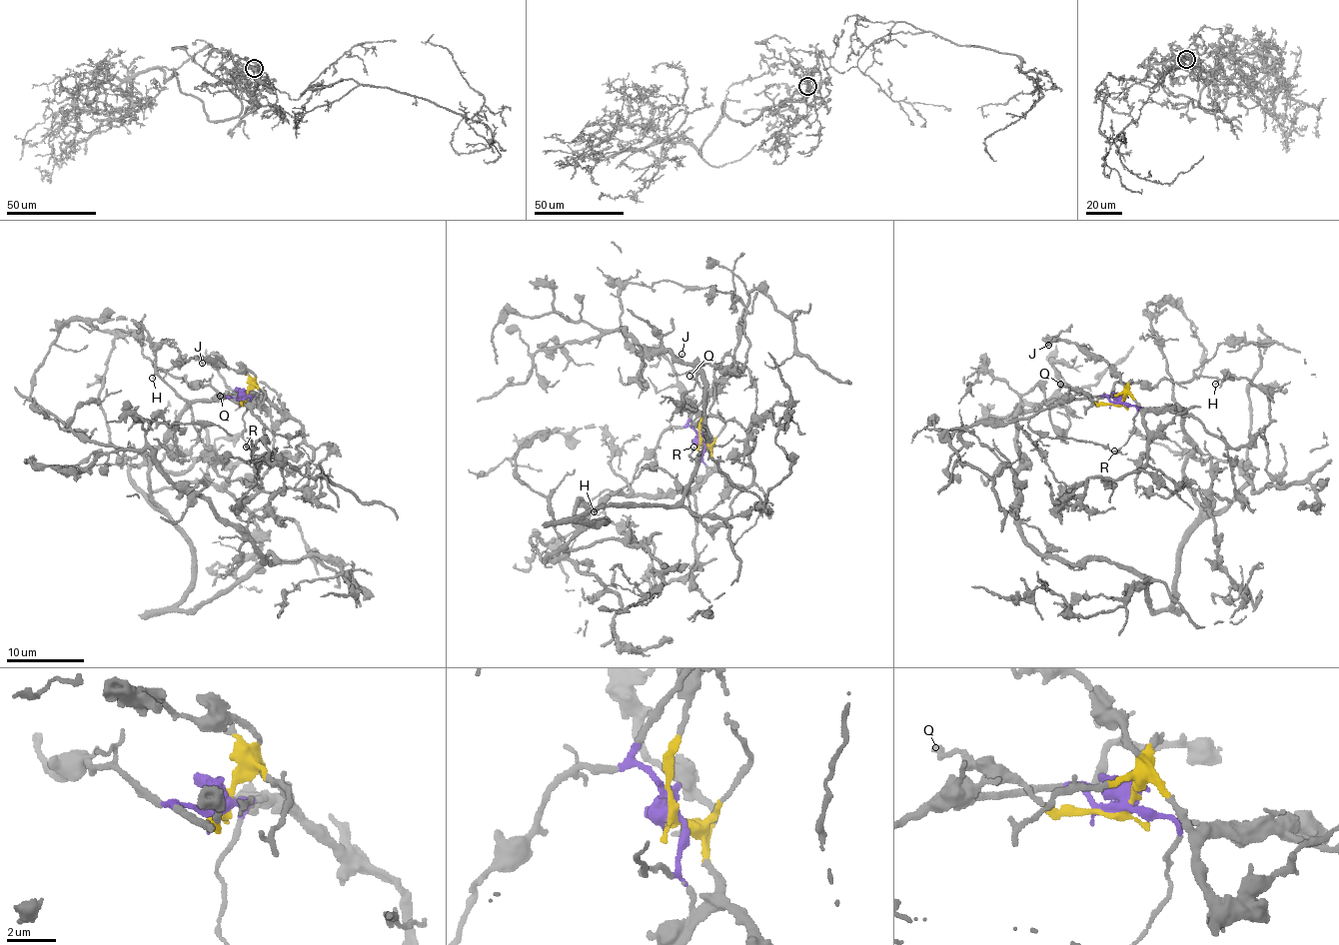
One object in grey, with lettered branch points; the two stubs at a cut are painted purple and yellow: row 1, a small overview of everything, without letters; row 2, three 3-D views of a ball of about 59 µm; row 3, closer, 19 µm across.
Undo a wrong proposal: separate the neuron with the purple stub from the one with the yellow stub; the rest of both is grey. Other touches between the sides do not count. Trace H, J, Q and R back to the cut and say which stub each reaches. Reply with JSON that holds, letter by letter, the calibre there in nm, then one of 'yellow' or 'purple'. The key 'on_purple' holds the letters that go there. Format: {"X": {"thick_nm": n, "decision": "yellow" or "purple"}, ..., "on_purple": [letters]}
{"H": {"thick_nm": 130, "decision": "purple"}, "J": {"thick_nm": 170, "decision": "yellow"}, "Q": {"thick_nm": 280, "decision": "yellow"}, "R": {"thick_nm": 240, "decision": "purple"}, "on_purple": ["H", "R"]}

